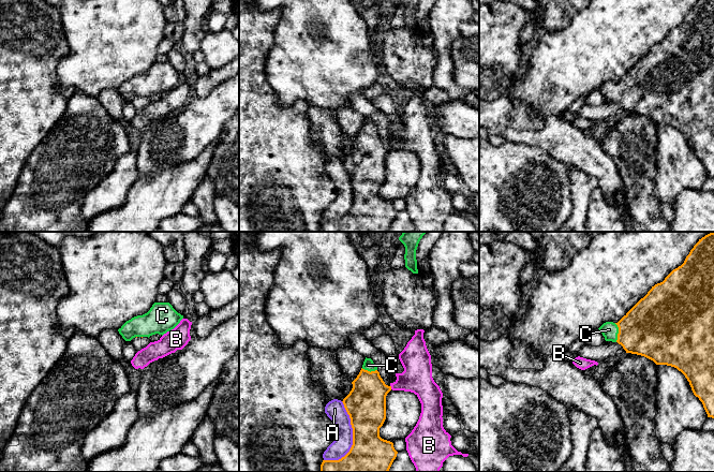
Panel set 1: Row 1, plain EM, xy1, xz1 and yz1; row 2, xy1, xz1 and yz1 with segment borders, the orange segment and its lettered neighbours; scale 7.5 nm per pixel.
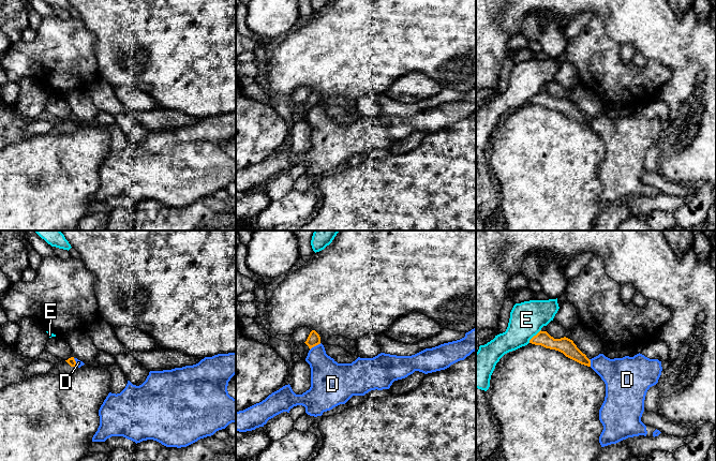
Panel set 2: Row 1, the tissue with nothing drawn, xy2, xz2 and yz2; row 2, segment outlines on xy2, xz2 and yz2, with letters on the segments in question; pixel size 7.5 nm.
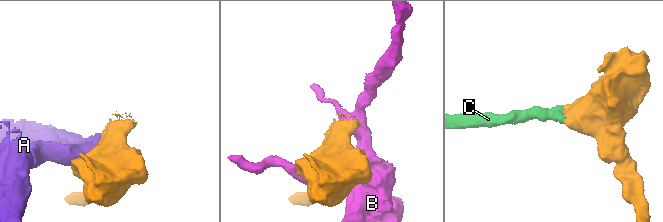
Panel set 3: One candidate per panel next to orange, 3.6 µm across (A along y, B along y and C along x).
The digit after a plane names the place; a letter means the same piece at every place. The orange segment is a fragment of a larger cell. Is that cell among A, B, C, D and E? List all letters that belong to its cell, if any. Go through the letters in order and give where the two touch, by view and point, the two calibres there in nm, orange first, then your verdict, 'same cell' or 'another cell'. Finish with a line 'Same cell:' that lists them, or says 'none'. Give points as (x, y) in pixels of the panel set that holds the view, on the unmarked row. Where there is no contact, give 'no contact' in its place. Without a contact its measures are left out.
A: contact xz1 (353, 198); calibres 360 and 140 nm; another cell
B: contact xz1 (390, 147); calibres 300 and 220 nm; another cell
C: contact yz1 (619, 92); calibres 420 and 130 nm; same cell
D: contact xz2 (315, 105); calibres 90 and 260 nm; another cell
E: contact yz2 (534, 95); calibres 120 and 260 nm; another cell
Same cell: C

